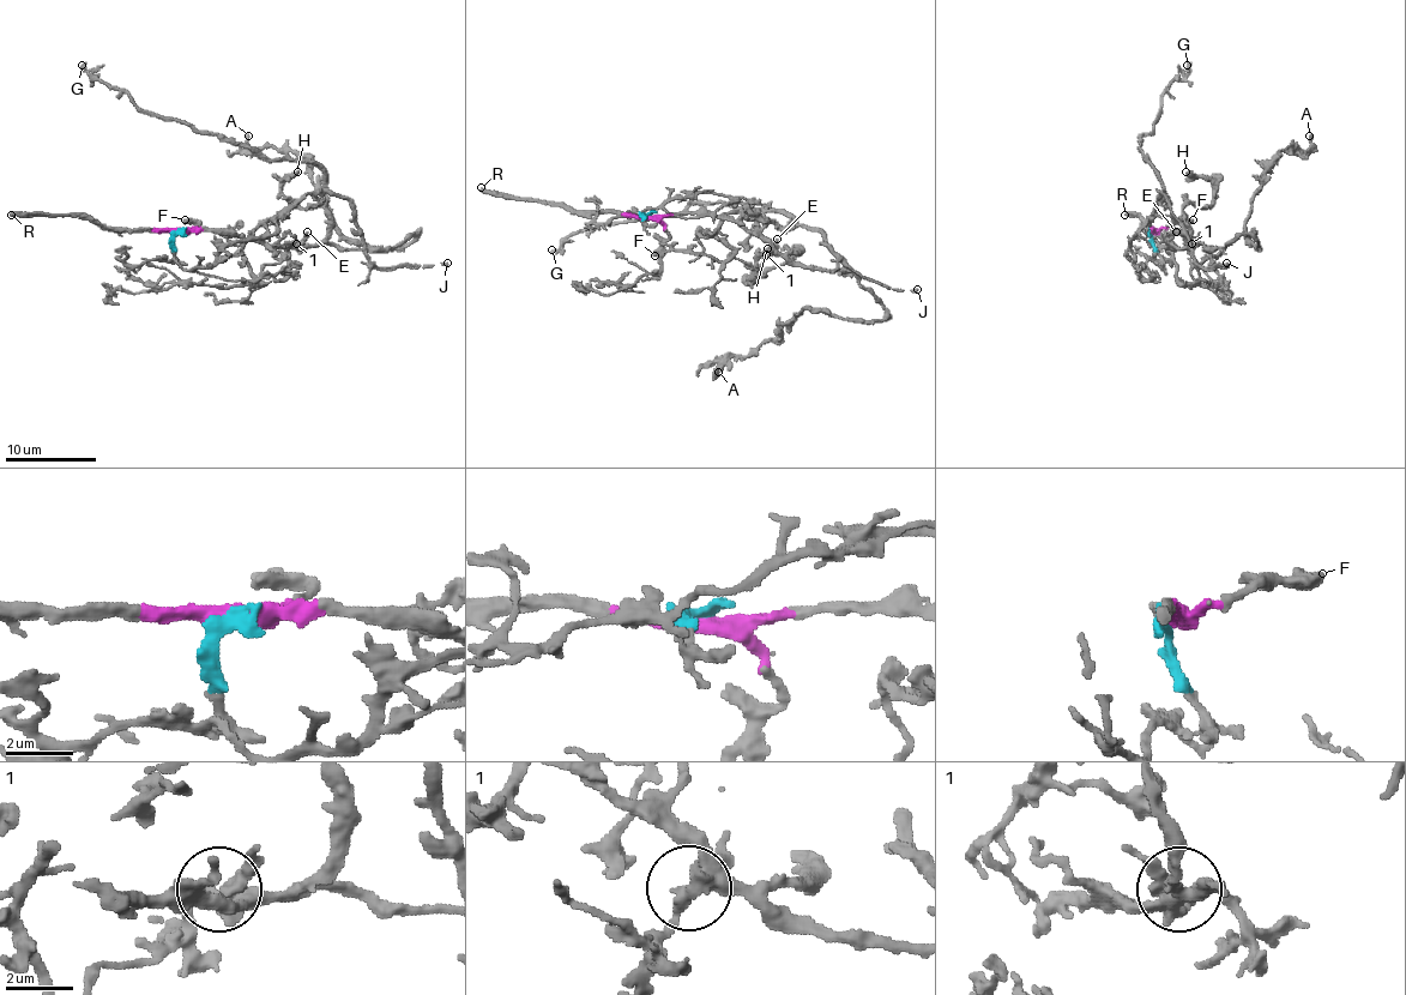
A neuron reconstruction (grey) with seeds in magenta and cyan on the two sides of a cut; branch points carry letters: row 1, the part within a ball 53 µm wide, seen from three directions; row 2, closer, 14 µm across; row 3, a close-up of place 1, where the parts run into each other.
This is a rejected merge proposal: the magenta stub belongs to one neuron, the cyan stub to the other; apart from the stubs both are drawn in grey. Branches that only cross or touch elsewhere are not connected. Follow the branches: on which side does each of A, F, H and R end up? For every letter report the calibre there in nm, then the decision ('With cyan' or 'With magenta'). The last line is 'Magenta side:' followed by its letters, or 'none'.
A: Thickness 280 nm. With magenta
F: Thickness 380 nm. With magenta
H: Thickness 420 nm. With magenta
R: Thickness 400 nm. With magenta
Magenta side: A, F, H, R

